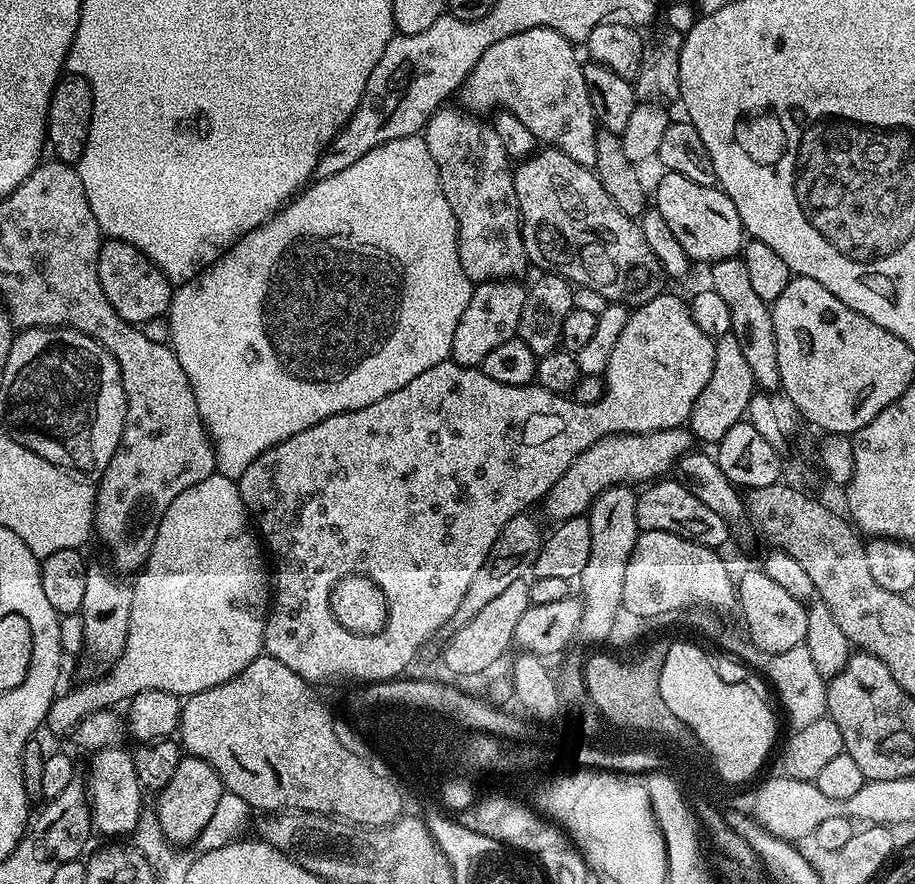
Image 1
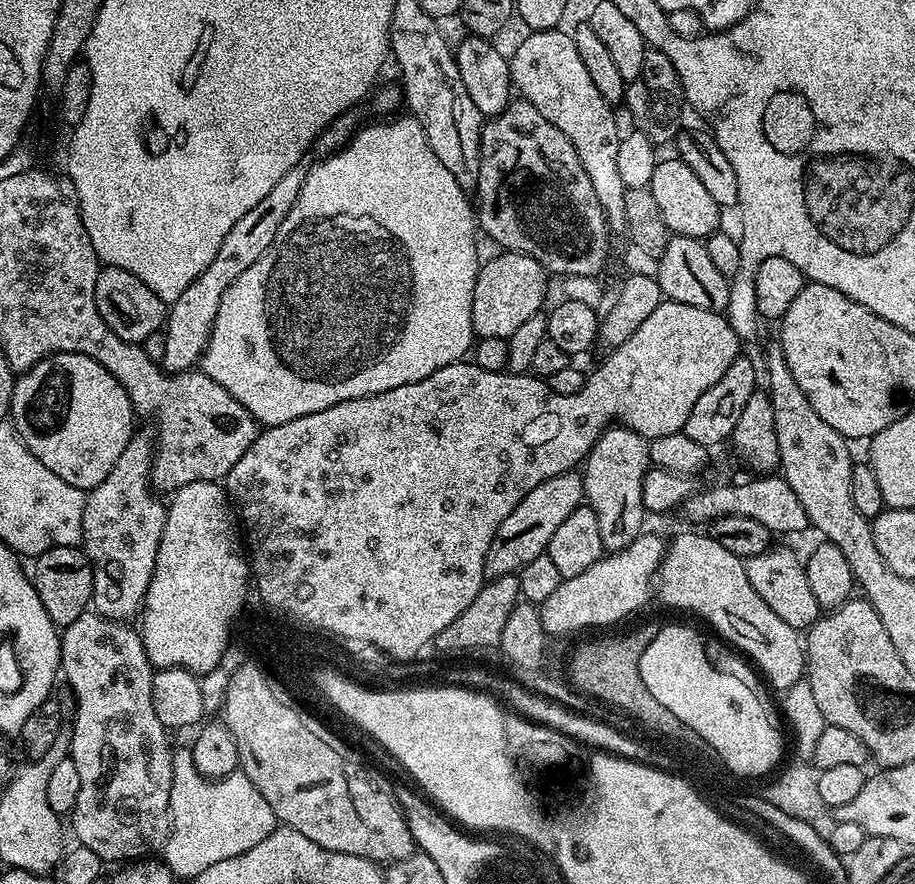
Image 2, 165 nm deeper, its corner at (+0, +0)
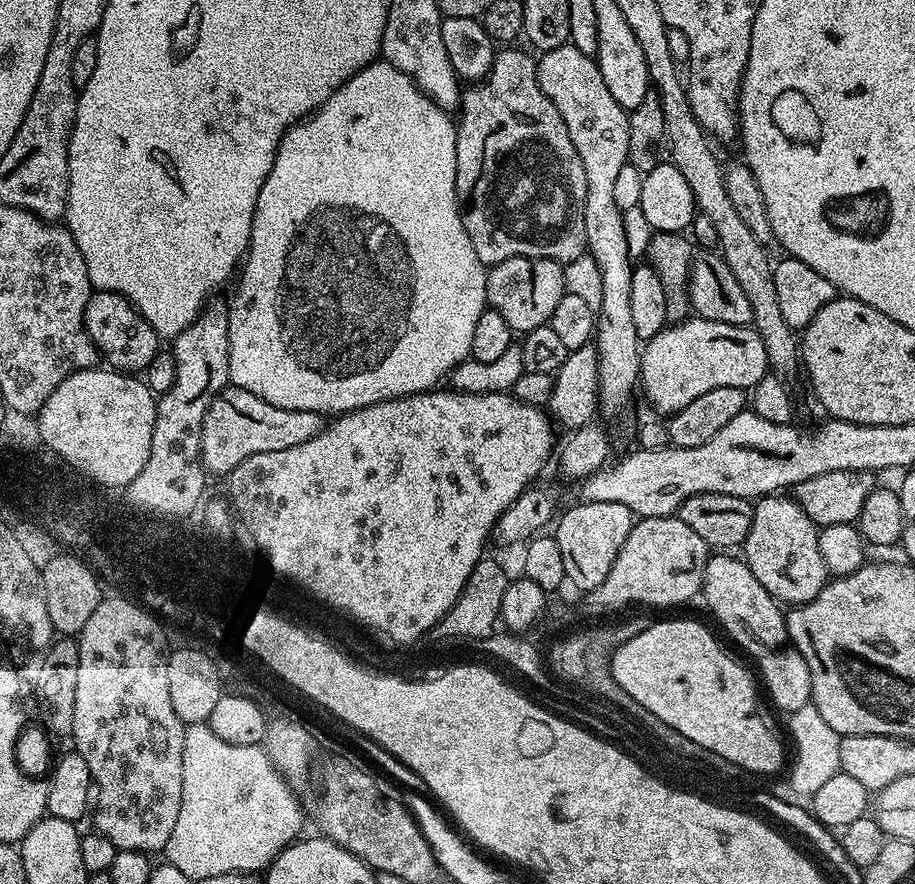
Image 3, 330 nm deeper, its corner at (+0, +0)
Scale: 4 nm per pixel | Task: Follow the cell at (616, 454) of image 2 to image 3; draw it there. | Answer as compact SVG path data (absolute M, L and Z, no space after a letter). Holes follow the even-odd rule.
M566 43L543 53L536 60L536 73L542 92L562 114L566 130L570 130L570 142L582 158L586 170L586 249L601 270L602 300L596 318L594 343L600 359L600 403L602 412L616 416L628 404L632 390L636 390L640 379L640 354L642 341L638 330L634 330L634 314L630 311L630 278L634 257L628 251L626 229L623 225L623 211L614 198L614 186L624 164L629 163L628 147L630 130L629 113L614 97L606 82L602 82L600 67L595 59L572 43Z

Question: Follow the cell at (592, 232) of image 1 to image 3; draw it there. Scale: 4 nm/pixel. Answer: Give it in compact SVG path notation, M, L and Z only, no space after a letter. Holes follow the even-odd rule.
M504 46L495 53L493 66L488 72L487 79L473 83L463 89L458 109L458 123L456 124L456 204L460 208L462 226L474 246L480 261L491 266L498 262L506 262L506 258L515 256L541 256L547 260L567 262L585 255L586 218L584 217L584 203L586 202L586 170L582 166L582 158L578 158L578 150L574 150L574 142L570 142L570 130L566 130L566 122L562 122L562 114L546 98L542 86L538 82L536 60L528 57L520 46Z

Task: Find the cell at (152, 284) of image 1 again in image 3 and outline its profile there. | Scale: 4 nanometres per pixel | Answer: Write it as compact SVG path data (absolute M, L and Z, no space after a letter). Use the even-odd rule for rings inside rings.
M93 291L92 297L86 302L84 328L94 342L97 353L101 357L104 355L103 363L117 372L143 373L162 348L161 337L146 323L139 310L117 292Z

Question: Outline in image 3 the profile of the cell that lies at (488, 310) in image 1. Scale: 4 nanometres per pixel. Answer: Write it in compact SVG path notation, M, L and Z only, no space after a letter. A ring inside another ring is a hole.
M515 256L506 258L506 262L498 262L487 269L486 294L488 295L487 307L493 308L506 322L510 322L513 333L523 334L534 330L538 326L547 324L554 314L554 306L562 302L564 297L564 267L558 260L547 260L541 256Z

